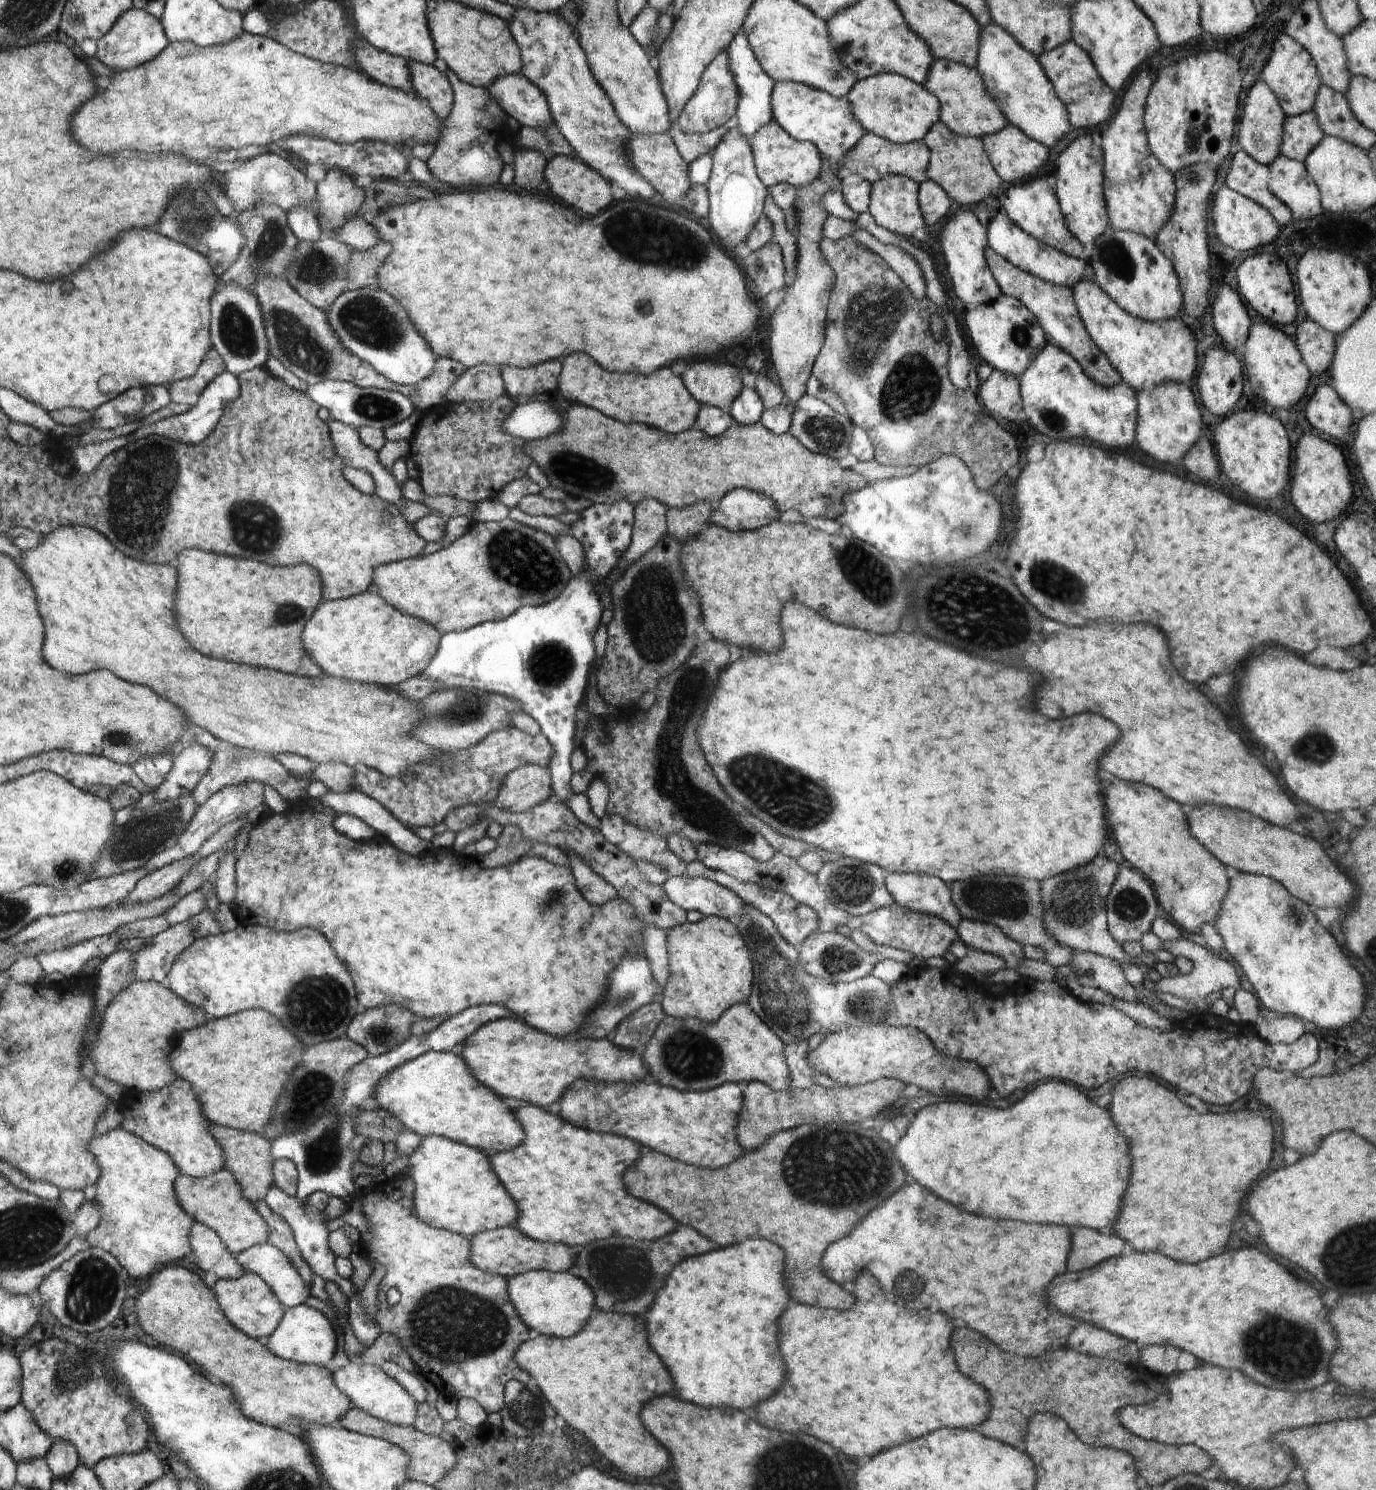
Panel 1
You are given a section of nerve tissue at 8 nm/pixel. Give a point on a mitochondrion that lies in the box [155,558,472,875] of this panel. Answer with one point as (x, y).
(288, 612)

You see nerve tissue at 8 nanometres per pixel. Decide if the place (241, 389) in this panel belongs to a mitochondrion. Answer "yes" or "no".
no

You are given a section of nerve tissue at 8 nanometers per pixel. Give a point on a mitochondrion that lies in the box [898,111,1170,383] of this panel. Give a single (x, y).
(1114, 254)

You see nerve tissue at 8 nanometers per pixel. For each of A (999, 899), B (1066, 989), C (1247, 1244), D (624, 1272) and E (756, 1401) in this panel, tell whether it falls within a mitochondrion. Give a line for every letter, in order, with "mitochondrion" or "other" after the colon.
A: mitochondrion
B: other
C: other
D: mitochondrion
E: other

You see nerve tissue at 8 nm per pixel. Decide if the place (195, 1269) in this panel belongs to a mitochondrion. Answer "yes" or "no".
no

